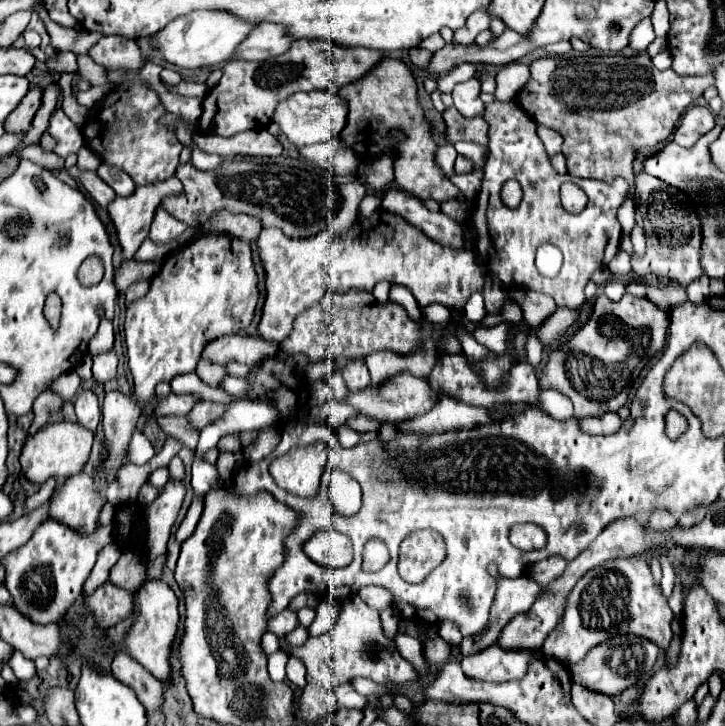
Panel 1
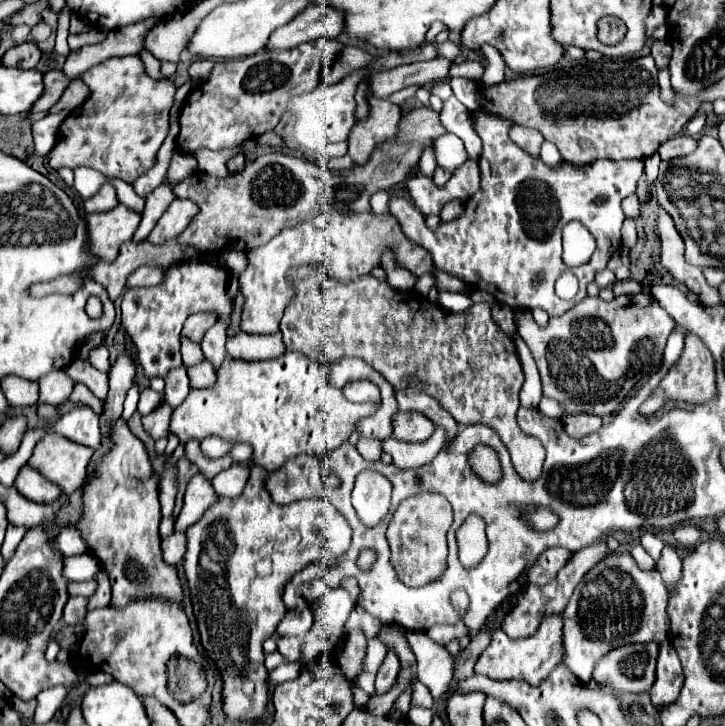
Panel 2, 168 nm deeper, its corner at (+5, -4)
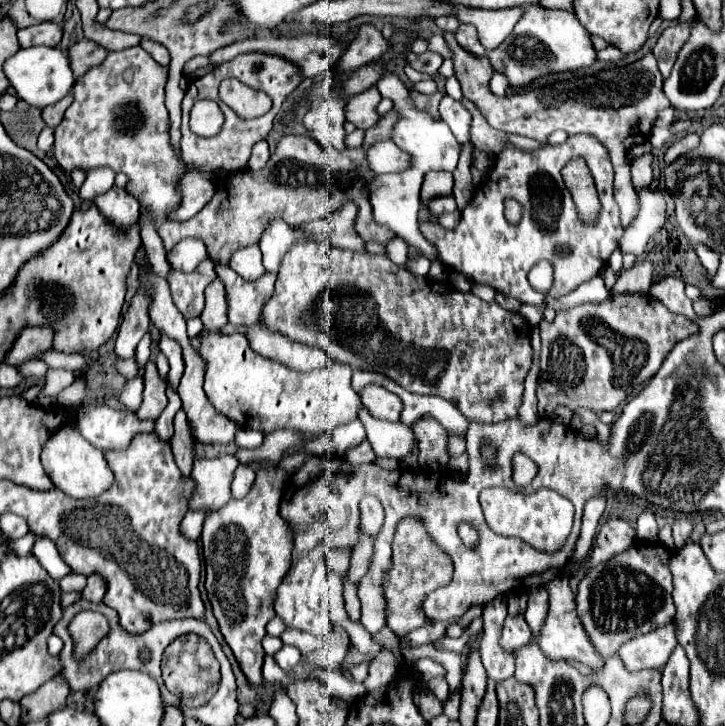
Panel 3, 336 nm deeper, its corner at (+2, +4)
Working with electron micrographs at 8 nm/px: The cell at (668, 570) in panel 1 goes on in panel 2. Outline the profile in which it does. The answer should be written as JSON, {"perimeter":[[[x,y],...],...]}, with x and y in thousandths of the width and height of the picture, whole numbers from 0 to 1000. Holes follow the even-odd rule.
{"perimeter":[[[891,733],[888,738],[886,738],[886,752],[888,752],[888,758],[902,769],[902,771],[910,771],[910,760],[913,760],[913,755],[916,755],[916,747],[910,744],[910,741],[905,741],[902,736],[897,736],[897,733]]]}

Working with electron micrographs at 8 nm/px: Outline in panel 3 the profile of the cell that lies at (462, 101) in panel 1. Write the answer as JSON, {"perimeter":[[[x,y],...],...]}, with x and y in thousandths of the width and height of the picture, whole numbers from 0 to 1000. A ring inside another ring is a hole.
{"perimeter":[[[611,132],[606,143],[608,163],[619,171],[622,182],[633,196],[647,196],[647,174],[650,174],[650,157],[641,152],[641,146],[622,132]]]}

